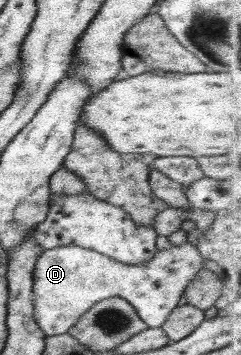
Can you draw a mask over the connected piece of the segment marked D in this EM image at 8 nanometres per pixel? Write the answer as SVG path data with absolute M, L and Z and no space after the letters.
M184 242L157 250L142 264L115 261L98 251L77 245L59 246L41 252L33 276L36 298L34 318L46 337L67 334L77 320L102 299L120 297L127 300L148 327L160 328L167 316L179 305L185 288L209 264L199 253L196 242Z

